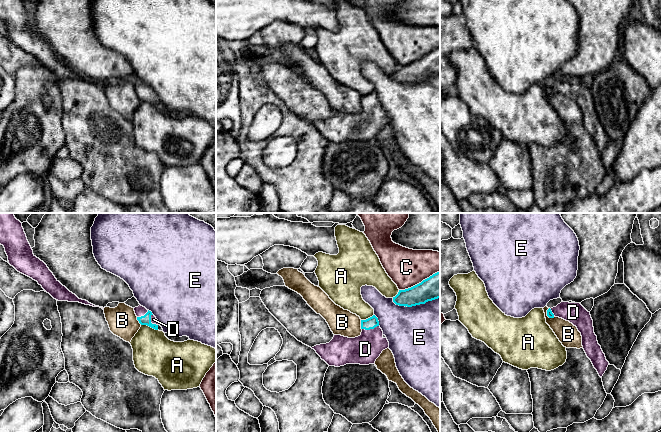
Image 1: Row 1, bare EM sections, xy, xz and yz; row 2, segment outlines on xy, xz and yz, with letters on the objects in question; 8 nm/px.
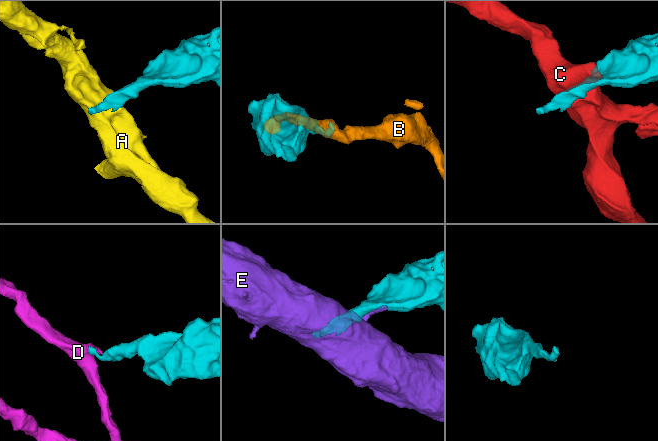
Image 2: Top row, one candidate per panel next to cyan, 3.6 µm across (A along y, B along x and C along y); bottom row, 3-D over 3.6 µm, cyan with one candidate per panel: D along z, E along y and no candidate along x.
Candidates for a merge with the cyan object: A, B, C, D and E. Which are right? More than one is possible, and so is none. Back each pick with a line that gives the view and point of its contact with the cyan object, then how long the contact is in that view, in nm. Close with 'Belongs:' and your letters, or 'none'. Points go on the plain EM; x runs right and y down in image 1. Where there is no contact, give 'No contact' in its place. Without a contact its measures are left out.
D: Touches cyan at xz (370, 104). Shared border 140 nm
Belongs: D

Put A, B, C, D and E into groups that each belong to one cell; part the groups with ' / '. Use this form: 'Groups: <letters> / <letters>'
Groups: A / B / C / D / E

